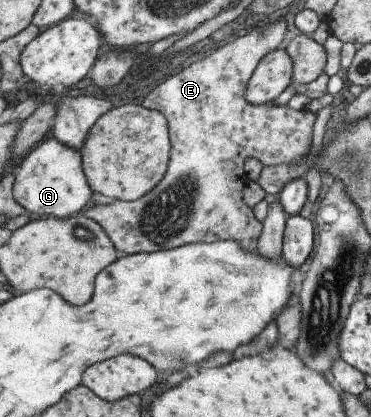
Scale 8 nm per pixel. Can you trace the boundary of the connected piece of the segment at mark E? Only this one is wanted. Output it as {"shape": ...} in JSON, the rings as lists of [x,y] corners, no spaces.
{"shape":[[[283,16],[278,22],[261,28],[255,27],[248,33],[227,44],[221,43],[216,50],[212,49],[209,56],[195,60],[169,76],[143,98],[143,108],[160,112],[167,121],[170,155],[164,175],[149,192],[137,200],[93,203],[83,209],[83,217],[94,220],[103,229],[115,250],[134,255],[169,250],[183,244],[233,241],[247,253],[256,252],[262,223],[253,217],[251,209],[241,199],[241,189],[246,182],[243,162],[247,158],[255,158],[263,167],[268,167],[301,161],[300,158],[309,153],[315,113],[306,108],[296,111],[286,104],[277,106],[271,102],[254,105],[245,100],[246,84],[256,62],[265,53],[277,48],[285,34]]]}

